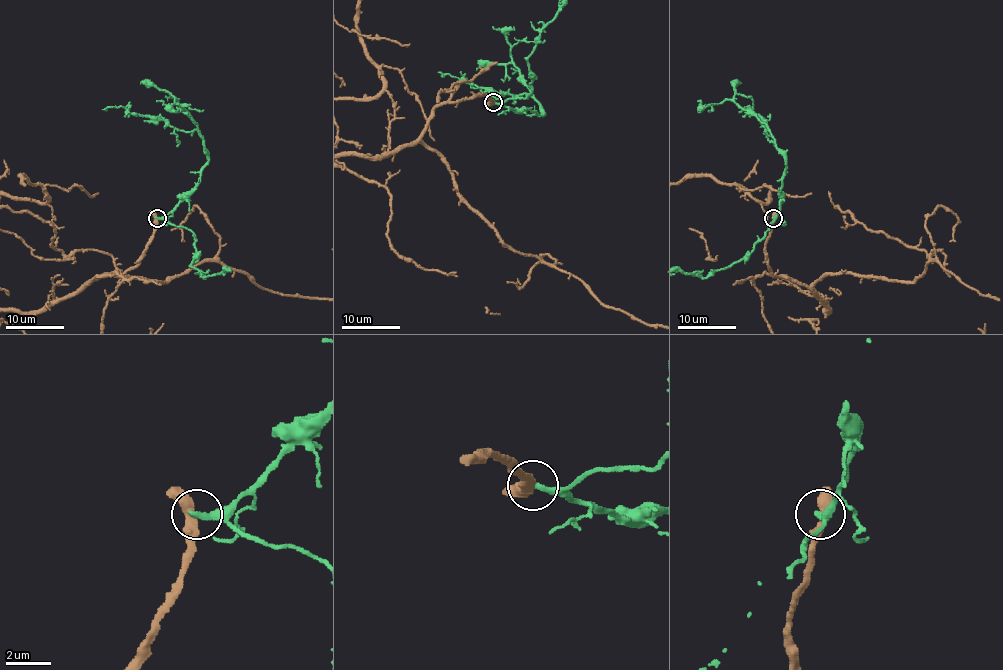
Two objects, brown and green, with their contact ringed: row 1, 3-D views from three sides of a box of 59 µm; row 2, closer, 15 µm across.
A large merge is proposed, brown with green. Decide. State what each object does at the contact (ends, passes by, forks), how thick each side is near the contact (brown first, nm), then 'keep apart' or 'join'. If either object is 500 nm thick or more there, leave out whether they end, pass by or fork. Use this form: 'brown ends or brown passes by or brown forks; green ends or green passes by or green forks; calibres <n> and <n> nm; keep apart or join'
brown passes by; green ends; calibres 440 and 300 nm; keep apart

